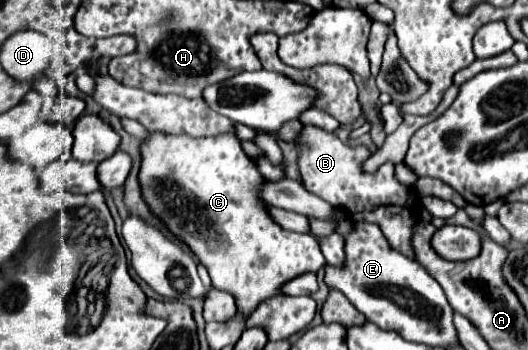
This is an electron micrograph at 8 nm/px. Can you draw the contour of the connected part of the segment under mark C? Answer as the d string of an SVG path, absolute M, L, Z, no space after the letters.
M151 132L151 136L141 142L139 150L139 186L151 214L157 216L171 230L171 234L175 234L175 238L183 240L193 250L199 262L207 268L213 286L229 292L235 298L241 314L251 316L259 302L281 294L281 288L289 280L307 272L317 272L325 264L315 236L283 230L277 222L267 218L267 210L263 210L267 204L261 198L265 178L255 170L255 164L247 158L235 134L191 138L189 134L173 136Z

